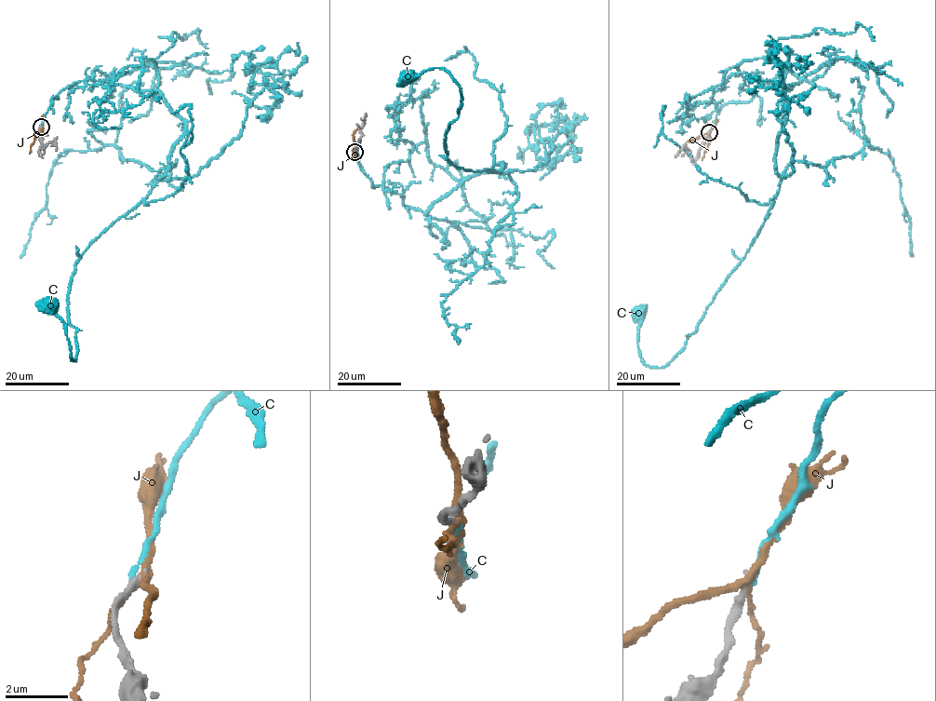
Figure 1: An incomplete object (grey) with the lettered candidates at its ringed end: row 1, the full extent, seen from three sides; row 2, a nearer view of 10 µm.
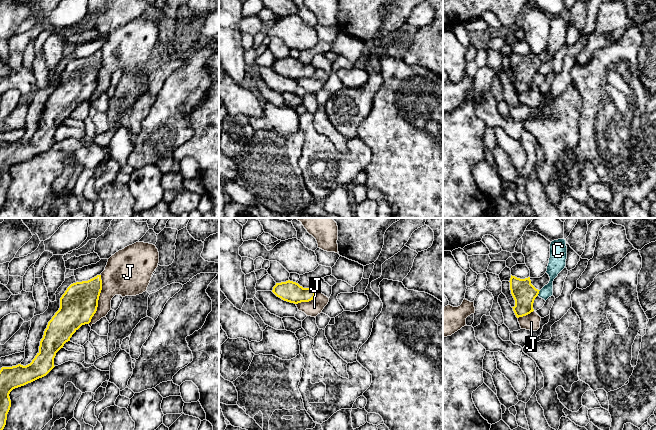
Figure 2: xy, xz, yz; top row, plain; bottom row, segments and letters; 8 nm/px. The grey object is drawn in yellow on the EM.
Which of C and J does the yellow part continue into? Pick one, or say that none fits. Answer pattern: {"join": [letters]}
{"join": []}

